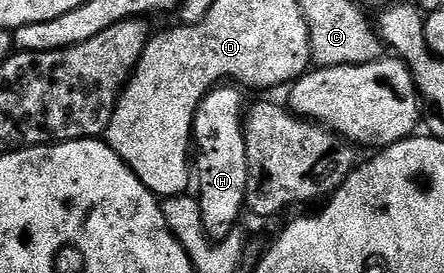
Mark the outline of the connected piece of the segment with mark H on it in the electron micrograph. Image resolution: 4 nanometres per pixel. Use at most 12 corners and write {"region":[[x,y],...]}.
{"region":[[239,88],[202,99],[192,124],[194,193],[213,242],[246,213]]}

